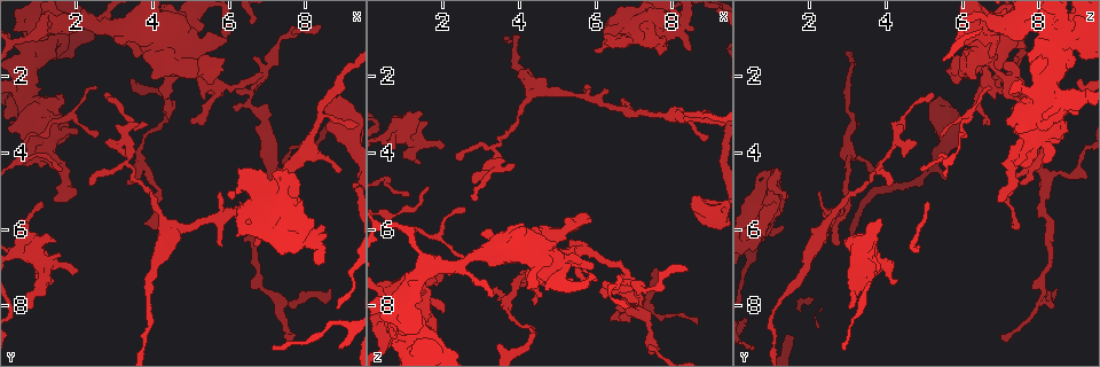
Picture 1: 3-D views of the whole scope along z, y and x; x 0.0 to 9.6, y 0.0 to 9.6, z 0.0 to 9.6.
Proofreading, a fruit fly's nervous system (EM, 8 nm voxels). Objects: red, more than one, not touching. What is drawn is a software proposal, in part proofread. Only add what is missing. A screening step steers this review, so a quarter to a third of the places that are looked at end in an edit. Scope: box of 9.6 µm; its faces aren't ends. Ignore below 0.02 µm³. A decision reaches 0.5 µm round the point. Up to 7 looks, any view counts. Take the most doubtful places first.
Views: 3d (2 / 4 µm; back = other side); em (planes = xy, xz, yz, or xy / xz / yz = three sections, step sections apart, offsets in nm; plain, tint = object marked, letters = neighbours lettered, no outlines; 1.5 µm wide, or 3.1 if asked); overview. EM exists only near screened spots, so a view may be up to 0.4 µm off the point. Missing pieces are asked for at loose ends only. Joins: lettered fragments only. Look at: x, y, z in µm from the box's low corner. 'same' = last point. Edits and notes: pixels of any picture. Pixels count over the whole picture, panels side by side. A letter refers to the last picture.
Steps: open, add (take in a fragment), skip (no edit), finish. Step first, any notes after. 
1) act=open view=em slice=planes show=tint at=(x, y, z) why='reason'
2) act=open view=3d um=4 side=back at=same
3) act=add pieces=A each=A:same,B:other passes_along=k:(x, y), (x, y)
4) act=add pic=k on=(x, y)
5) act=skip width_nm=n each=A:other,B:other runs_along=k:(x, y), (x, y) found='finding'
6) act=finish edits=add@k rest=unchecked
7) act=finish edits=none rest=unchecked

act=open view=em slice=planes show=letters at=(6.75, 4.40, 1.25) why='thick end'

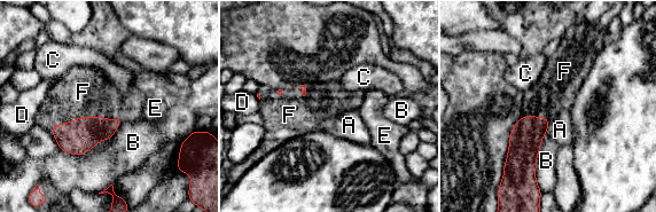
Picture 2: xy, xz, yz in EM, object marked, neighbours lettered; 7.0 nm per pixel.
act=add pieces=F each=A:other,B:other,C:other,D:other,E:other,F:same passes_along=2:(78, 136), (86, 117), (83, 92) found='the neuron continues'

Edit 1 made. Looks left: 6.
act=open view=em slice=planes show=plain at=(8.95, 2.60, 5.40) why='thick end'

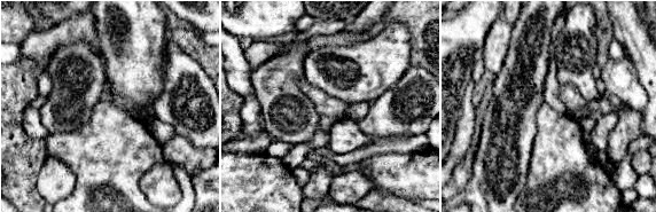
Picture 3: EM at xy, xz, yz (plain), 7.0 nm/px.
act=open view=em slice=planes show=tint at=same

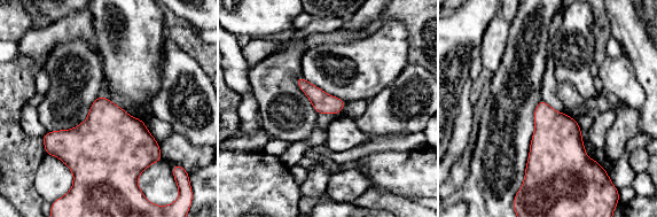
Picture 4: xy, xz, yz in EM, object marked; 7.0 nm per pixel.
act=open view=em slice=planes show=letters at=same

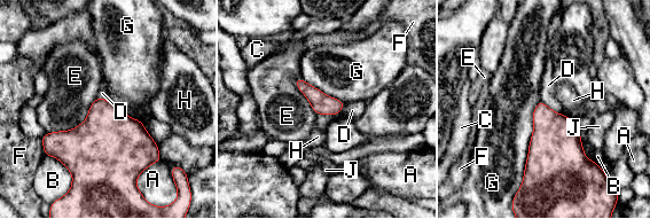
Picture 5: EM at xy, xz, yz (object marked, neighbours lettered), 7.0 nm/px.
act=skip each=A:other,B:other,C:other,D:other,E:other,F:other,G:other,H:other,J:other border=5:(540, 100), (518, 187) found='none of them fits'

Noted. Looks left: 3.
act=open view=em slice=planes show=letters at=(1.45, 7.35, 4.30) why='branch stops here'

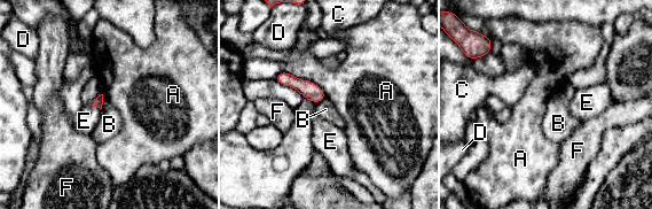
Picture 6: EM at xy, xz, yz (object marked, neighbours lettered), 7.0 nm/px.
act=skip each=A:other,B:other,C:other,D:other,E:other,F:other runs_along=6:(279, 78), (289, 79), (322, 97) found='none of them fits'

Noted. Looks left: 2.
act=finish edits=add@2 rest=unchecked

